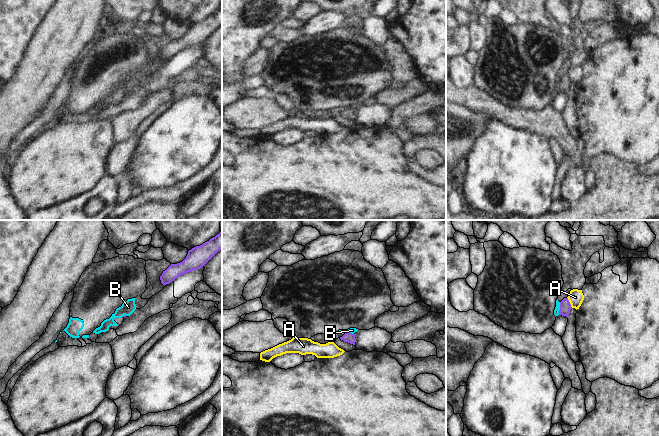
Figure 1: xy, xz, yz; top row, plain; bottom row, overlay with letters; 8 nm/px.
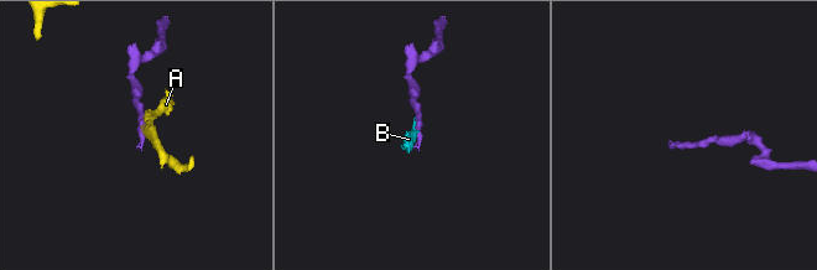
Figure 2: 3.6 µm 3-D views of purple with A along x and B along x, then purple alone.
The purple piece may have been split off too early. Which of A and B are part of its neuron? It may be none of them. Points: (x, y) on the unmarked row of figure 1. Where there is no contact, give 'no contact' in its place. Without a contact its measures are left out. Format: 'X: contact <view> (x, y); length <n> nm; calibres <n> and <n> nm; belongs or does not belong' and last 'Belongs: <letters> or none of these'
A: contact yz (569, 78); length 100 nm; calibres 90 and 120 nm; does not belong
B: contact yz (560, 84); length 110 nm; calibres 90 and 50 nm; does not belong
Belongs: none of these

